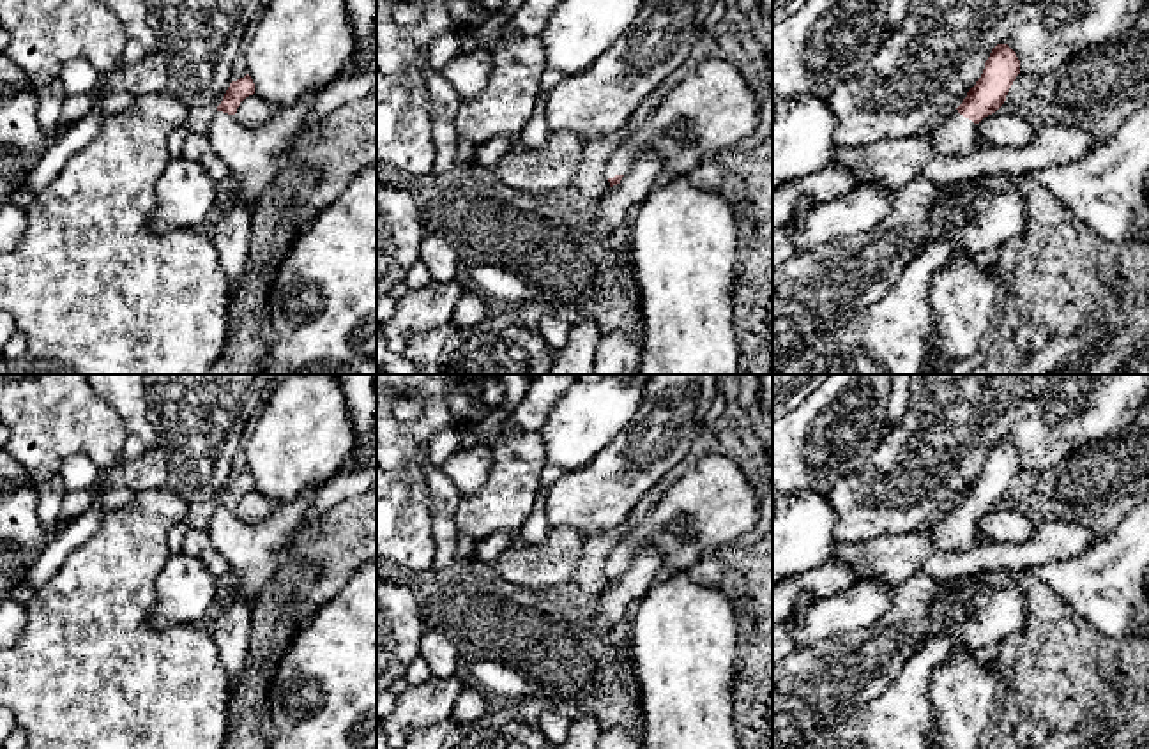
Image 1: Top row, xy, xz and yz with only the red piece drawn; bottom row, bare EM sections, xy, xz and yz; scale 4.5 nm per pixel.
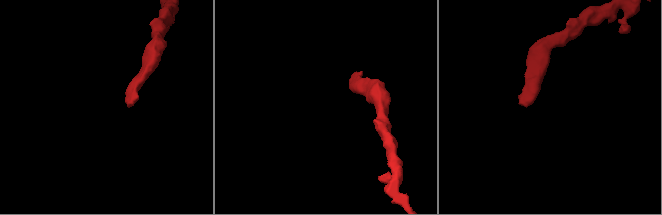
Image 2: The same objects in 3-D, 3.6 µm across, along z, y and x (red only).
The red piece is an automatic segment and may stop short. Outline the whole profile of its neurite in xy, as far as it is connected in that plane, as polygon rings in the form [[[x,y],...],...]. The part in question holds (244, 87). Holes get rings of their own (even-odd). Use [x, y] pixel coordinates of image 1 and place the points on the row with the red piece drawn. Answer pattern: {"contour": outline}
{"contour": [[[249,74],[230,83],[207,138],[214,154],[228,168],[233,201],[246,205],[253,216],[274,187],[276,177],[292,168],[292,157],[299,150],[295,140],[308,132],[320,92],[311,90],[297,104],[278,108],[265,124],[246,127],[235,113],[240,102],[255,94],[255,83]]]}

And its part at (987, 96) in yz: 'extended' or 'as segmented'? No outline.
extended

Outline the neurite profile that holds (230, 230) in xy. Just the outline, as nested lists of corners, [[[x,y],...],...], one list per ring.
[[[233,201],[228,210],[212,214],[207,231],[216,246],[221,269],[233,290],[246,281],[253,214],[246,205]]]

